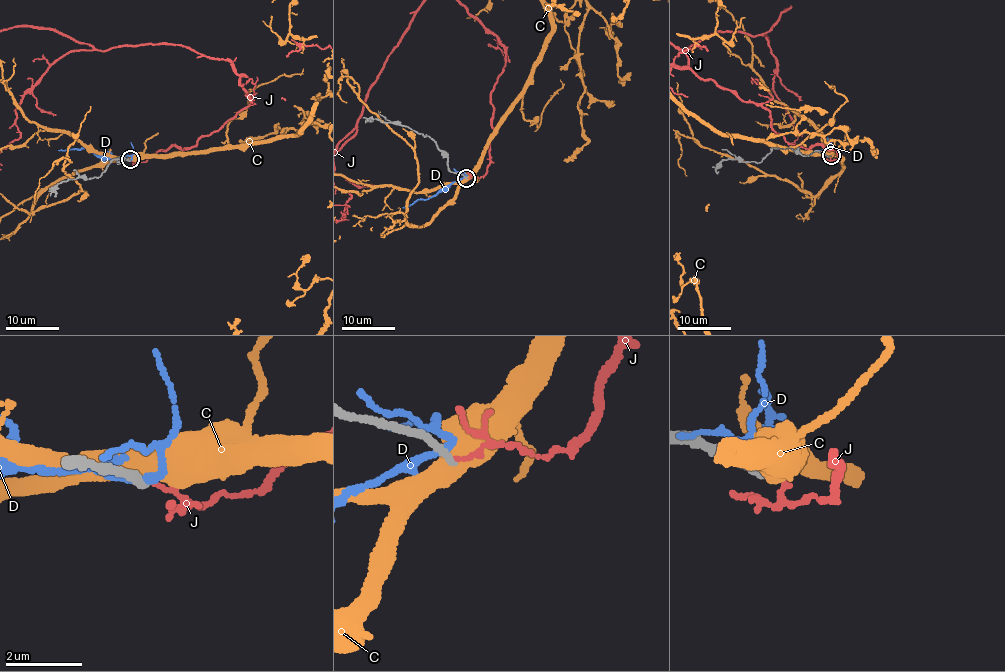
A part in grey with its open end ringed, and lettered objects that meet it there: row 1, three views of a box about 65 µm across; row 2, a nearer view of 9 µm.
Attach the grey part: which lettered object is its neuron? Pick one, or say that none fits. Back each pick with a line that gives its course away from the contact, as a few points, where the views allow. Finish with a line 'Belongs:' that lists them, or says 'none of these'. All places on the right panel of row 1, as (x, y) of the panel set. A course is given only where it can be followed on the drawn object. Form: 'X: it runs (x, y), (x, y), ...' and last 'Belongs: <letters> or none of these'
Belongs: none of these

